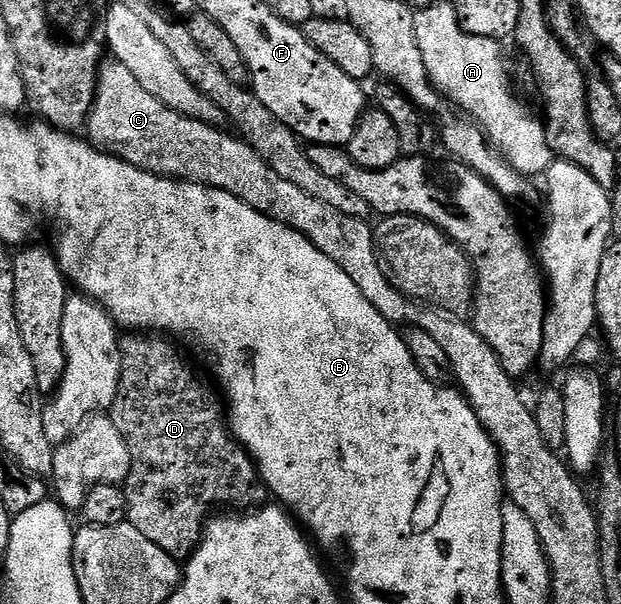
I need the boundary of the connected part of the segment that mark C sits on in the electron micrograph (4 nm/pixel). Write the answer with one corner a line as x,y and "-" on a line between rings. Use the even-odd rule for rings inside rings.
116,61
109,63
100,66
95,100
85,121
85,128
87,127
89,133
87,137
92,144
112,156
124,158
125,161
149,173
197,181
215,189
226,189
228,193
233,193
252,209
267,213
273,220
284,223
288,234
298,233
308,239
314,247
313,254
316,257
326,257
331,263
332,261
337,263
339,265
337,267
355,282
360,293
388,319
390,324
394,324
397,317
405,317
409,309
416,309
419,303
406,298
405,294
393,285
385,267
381,264
371,225
369,227
365,221
360,221
358,218
343,218
297,186
279,183
266,162
245,140
238,136
235,138
197,119
181,115
182,112
168,107
145,91
127,67

